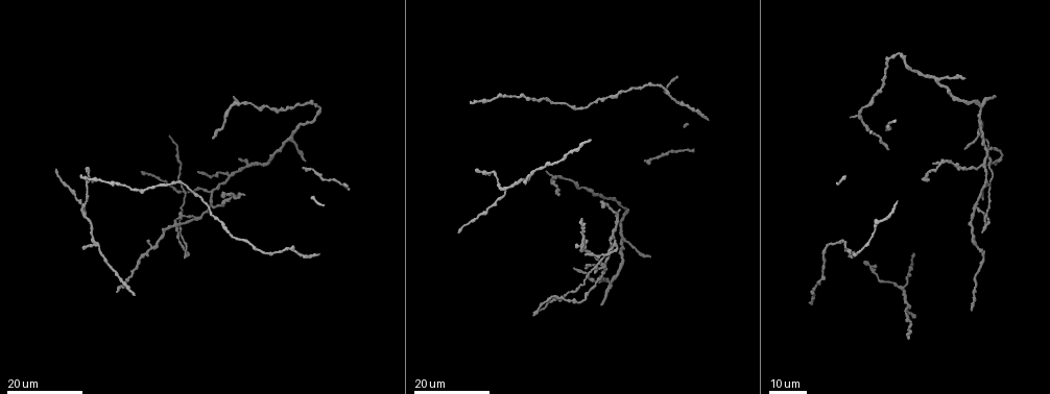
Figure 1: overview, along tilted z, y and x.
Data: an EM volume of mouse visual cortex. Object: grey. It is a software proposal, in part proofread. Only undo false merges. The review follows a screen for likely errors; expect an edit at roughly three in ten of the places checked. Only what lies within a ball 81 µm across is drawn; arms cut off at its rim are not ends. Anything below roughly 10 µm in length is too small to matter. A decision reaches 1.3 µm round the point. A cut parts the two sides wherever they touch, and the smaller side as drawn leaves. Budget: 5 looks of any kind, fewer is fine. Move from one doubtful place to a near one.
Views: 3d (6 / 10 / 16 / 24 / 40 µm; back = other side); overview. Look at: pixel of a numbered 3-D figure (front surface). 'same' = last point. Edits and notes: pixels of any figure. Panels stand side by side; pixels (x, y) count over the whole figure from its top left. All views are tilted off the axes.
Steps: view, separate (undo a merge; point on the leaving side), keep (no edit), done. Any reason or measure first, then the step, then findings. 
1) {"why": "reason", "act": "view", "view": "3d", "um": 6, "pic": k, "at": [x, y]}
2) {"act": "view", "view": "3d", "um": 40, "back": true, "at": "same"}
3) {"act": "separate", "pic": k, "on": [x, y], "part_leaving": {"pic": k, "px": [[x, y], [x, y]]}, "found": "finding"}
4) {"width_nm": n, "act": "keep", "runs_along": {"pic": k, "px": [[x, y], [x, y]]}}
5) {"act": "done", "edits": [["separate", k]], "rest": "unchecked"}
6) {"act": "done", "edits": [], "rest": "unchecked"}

{"why": "thin neck", "act": "view", "view": "3d", "um": 16, "pic": 1, "at": [886, 128]}

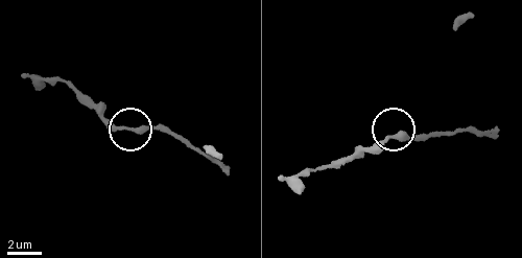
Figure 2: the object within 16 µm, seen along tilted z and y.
{"act": "view", "view": "3d", "um": 10, "pic": 2, "at": [126, 127]}

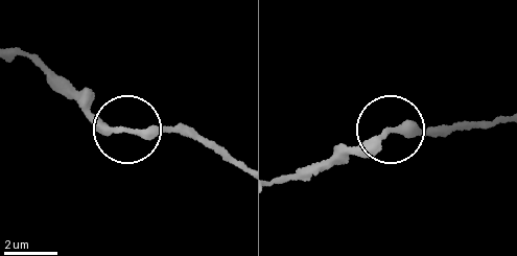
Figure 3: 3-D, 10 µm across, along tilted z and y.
{"act": "keep", "found": "all the same cell"}

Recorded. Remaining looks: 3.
{"why": "three arms meet", "act": "view", "view": "3d", "um": 16, "pic": 1, "at": [972, 207]}

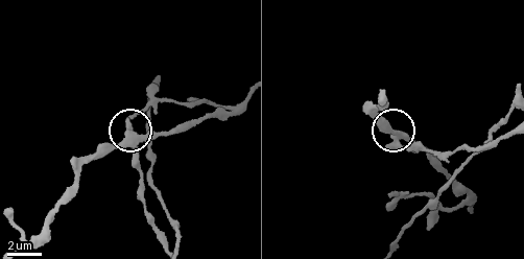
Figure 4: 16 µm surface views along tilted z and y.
{"why": "zoom in", "act": "view", "view": "3d", "um": 10, "pic": 4, "at": [133, 132]}

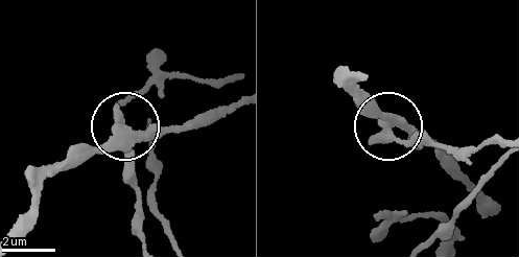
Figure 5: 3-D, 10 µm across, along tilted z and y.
{"side_arm_um": 56, "act": "separate", "pic": 5, "on": [135, 187], "part_leaving": {"pic": 5, "px": [[408, 140], [419, 134], [471, 147], [497, 139]]}, "found": "a second cell is stuck on"}

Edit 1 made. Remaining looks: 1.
{"act": "done", "edits": [["separate", 5]], "rest": "unchecked"}

